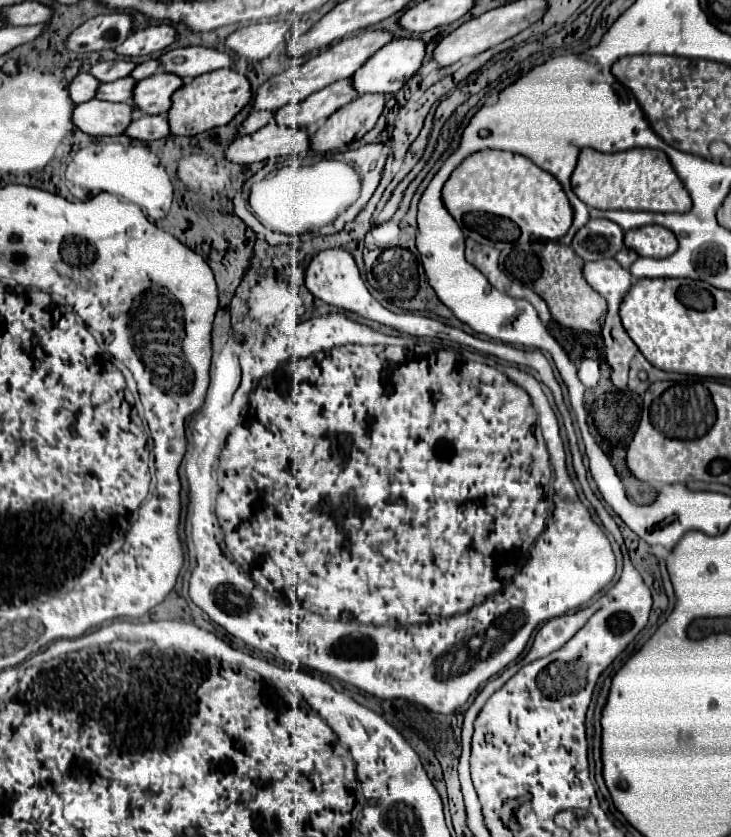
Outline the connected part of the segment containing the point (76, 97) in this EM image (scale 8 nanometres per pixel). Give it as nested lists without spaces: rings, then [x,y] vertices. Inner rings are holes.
[[[79,73],[79,75],[71,81],[71,85],[69,85],[69,97],[71,97],[71,101],[73,101],[75,105],[85,103],[85,101],[89,101],[89,99],[95,97],[97,87],[99,87],[99,81],[97,81],[93,75],[89,75],[89,73]]]

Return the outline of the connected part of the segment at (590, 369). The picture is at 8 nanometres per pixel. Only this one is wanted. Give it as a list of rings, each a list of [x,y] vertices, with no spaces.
[[[585,358],[579,365],[579,379],[585,387],[595,387],[600,378],[600,364],[595,359]]]

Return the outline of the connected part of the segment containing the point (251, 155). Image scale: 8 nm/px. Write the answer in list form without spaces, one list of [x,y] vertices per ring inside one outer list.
[[[269,123],[251,135],[237,137],[225,149],[225,157],[237,165],[249,165],[271,157],[295,155],[301,151],[309,151],[307,131],[295,131]]]

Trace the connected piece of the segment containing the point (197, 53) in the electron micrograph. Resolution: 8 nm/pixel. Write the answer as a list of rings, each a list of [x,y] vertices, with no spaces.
[[[181,47],[171,49],[159,57],[159,67],[165,73],[173,73],[181,79],[193,79],[197,75],[229,67],[229,53],[207,47]]]

